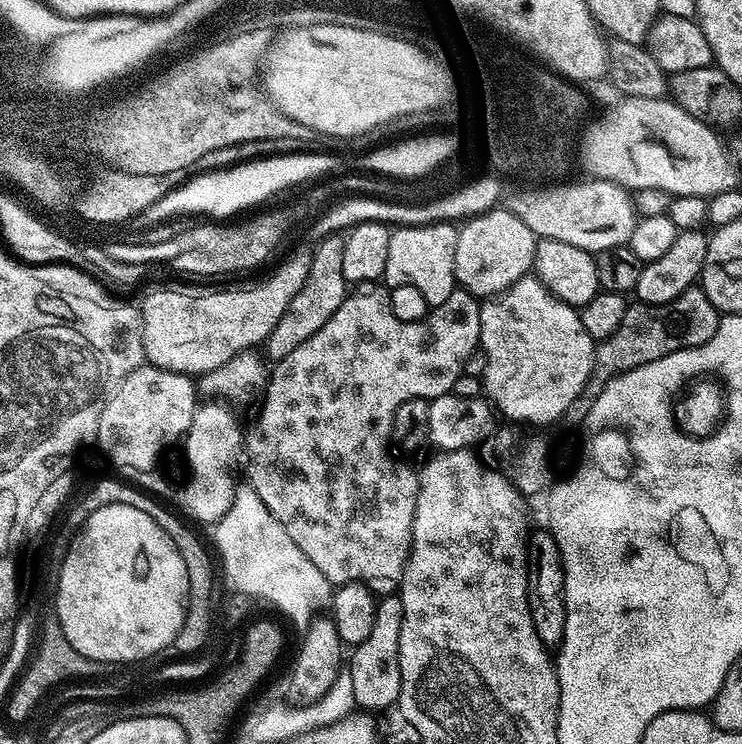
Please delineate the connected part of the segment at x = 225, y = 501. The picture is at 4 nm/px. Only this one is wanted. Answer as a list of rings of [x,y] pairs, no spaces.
[[[216,398],[204,403],[197,407],[182,440],[188,459],[188,476],[182,484],[184,489],[180,492],[180,504],[184,507],[185,517],[193,516],[208,526],[215,526],[226,514],[226,510],[230,510],[236,497],[236,467],[239,464],[241,467],[246,452],[246,435],[240,429],[240,420],[236,417],[235,410],[228,405],[231,403]]]

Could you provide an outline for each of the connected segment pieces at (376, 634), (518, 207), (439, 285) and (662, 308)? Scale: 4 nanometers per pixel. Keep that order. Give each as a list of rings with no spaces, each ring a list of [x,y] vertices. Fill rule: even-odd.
[[[388,594],[377,603],[374,627],[370,629],[366,642],[355,645],[350,652],[352,665],[347,665],[346,675],[350,696],[356,699],[357,709],[377,714],[400,699],[400,659],[398,658],[398,634],[402,634],[402,602],[399,595]]]
[[[595,178],[584,180],[581,184],[562,183],[530,190],[534,192],[526,193],[524,200],[514,205],[516,216],[530,226],[536,237],[570,242],[570,246],[578,246],[593,254],[627,244],[638,219],[638,204],[629,189],[615,184],[613,180]]]
[[[452,222],[423,224],[413,228],[393,227],[390,251],[386,253],[383,283],[389,289],[414,286],[430,306],[446,302],[446,298],[450,298],[450,294],[458,288],[454,270],[454,246],[458,246],[457,231],[457,225]]]
[[[699,286],[688,288],[669,304],[629,303],[626,318],[622,318],[622,326],[618,326],[610,338],[596,345],[596,367],[592,369],[592,380],[607,382],[621,372],[646,366],[646,362],[654,362],[666,354],[702,346],[714,338],[720,317],[721,313],[716,311],[710,298],[706,298],[704,289]]]

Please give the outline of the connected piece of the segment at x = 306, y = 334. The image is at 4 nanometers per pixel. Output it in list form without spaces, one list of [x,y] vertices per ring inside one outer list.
[[[340,234],[327,236],[313,248],[316,249],[310,252],[308,273],[306,282],[302,282],[302,290],[298,290],[298,294],[294,294],[294,298],[286,306],[282,318],[276,323],[274,330],[267,338],[266,349],[268,348],[269,357],[267,356],[267,359],[269,361],[275,362],[286,358],[286,354],[290,354],[290,350],[294,350],[294,346],[302,346],[302,342],[306,342],[306,338],[310,338],[310,334],[322,330],[322,326],[326,326],[326,322],[330,322],[330,314],[334,314],[334,310],[338,310],[338,306],[342,306],[344,297],[350,291],[350,285],[342,274],[344,236]]]

